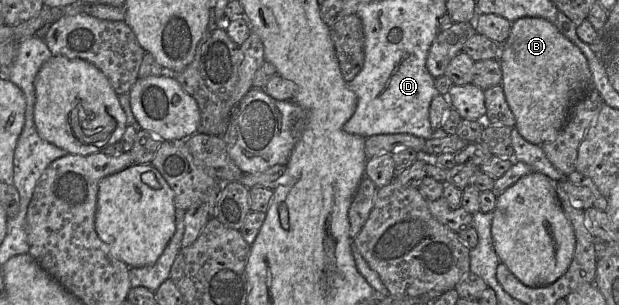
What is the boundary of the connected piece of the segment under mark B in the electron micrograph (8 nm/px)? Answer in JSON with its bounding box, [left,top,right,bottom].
[499,17,593,145]

